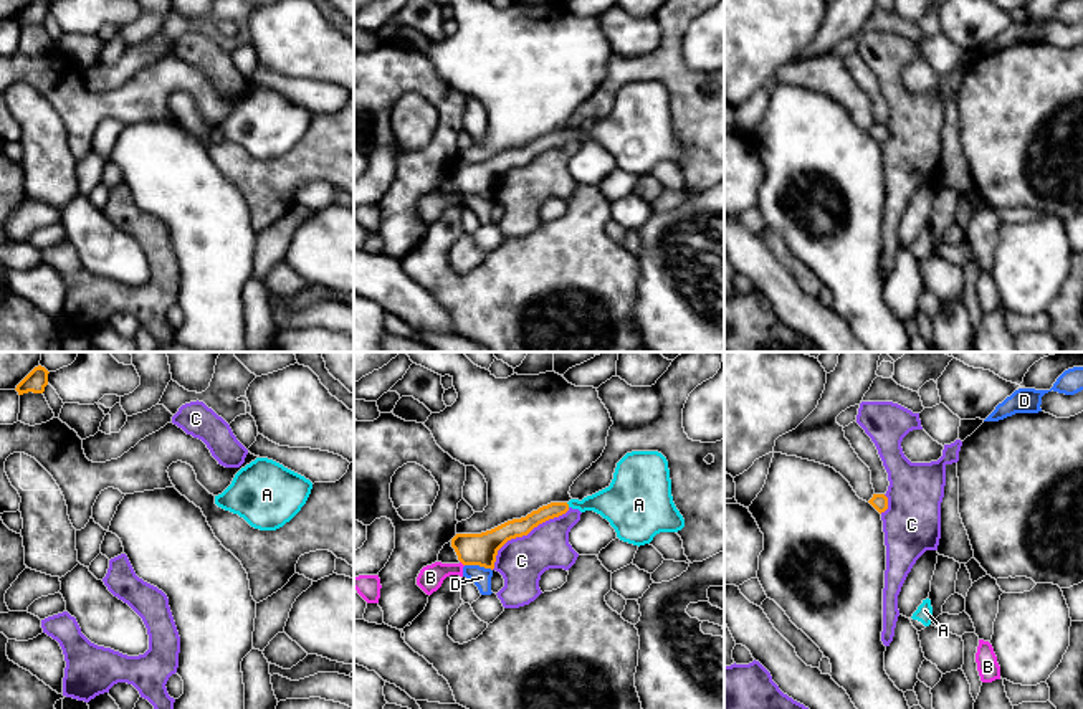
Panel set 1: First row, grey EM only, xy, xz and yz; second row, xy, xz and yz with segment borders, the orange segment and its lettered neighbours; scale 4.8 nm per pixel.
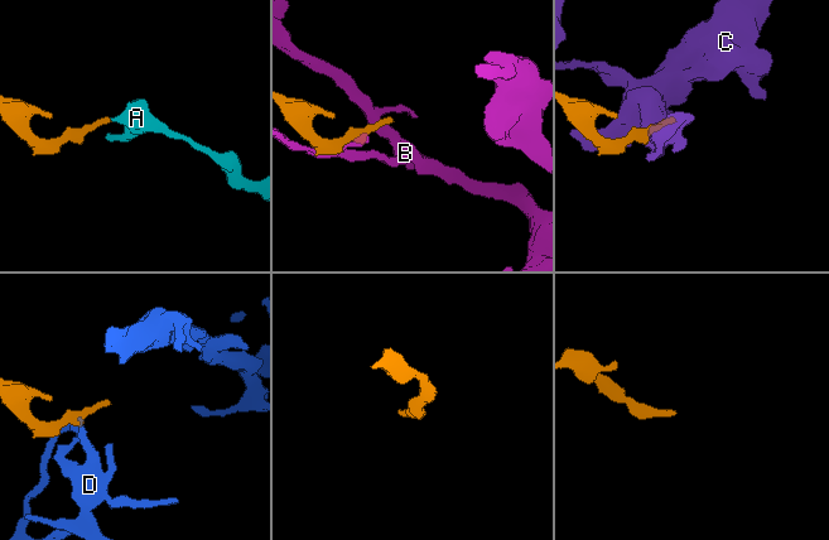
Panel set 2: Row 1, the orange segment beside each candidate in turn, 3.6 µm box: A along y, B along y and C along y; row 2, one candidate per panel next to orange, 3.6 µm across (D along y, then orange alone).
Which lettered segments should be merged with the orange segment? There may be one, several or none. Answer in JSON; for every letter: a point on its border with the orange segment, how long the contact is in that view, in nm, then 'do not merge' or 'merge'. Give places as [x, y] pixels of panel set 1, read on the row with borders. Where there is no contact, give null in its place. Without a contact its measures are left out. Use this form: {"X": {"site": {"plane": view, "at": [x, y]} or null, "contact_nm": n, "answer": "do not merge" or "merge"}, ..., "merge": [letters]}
{"A": {"site": {"plane": "xz", "at": [567, 504]}, "contact_nm": 30, "answer": "merge"}, "B": {"site": {"plane": "xz", "at": [462, 562]}, "contact_nm": 40, "answer": "do not merge"}, "C": {"site": {"plane": "xz", "at": [524, 534]}, "contact_nm": 480, "answer": "do not merge"}, "D": {"site": {"plane": "xz", "at": [478, 564]}, "contact_nm": 140, "answer": "do not merge"}, "merge": ["A"]}

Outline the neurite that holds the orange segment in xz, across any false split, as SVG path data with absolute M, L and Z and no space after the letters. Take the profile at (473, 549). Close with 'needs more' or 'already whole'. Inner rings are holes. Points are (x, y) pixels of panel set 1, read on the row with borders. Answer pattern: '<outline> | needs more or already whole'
M632 451L617 463L608 488L582 501L551 502L481 534L456 534L451 547L463 565L493 570L498 550L508 540L527 535L570 507L600 514L620 540L638 547L650 544L660 532L678 532L685 527L685 519L673 502L666 458L658 451Z | needs more

